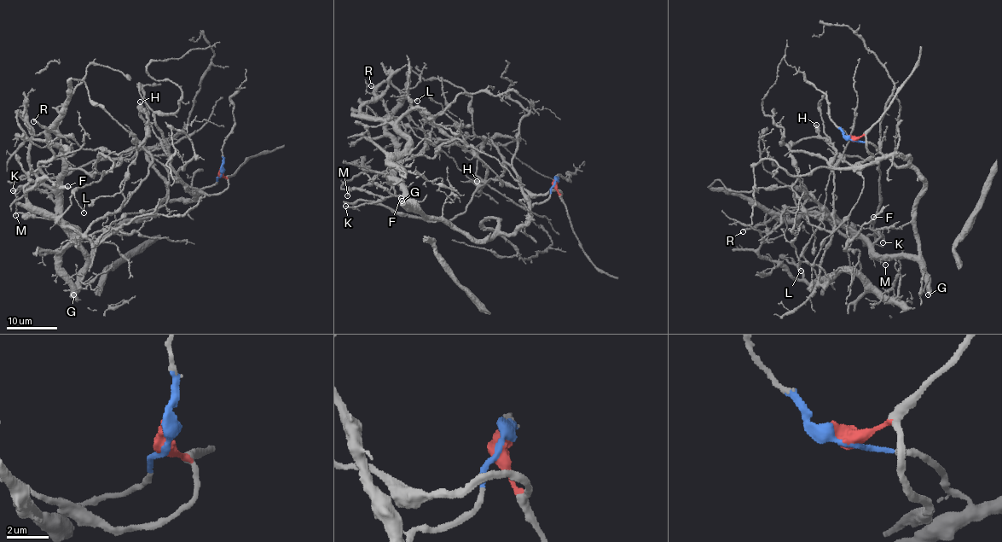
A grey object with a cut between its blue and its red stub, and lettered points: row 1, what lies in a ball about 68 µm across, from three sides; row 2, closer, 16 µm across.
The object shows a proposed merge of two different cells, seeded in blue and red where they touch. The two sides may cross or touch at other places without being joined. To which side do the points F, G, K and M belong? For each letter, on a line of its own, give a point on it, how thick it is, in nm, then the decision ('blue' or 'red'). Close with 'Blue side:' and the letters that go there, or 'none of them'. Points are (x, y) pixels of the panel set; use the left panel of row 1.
F: place (67, 186); calibre 150 nm; blue
G: place (73, 294); calibre 500 nm; blue
K: place (13, 190); calibre 240 nm; blue
M: place (15, 215); calibre 100 nm; blue
Blue side: F, G, K, M

